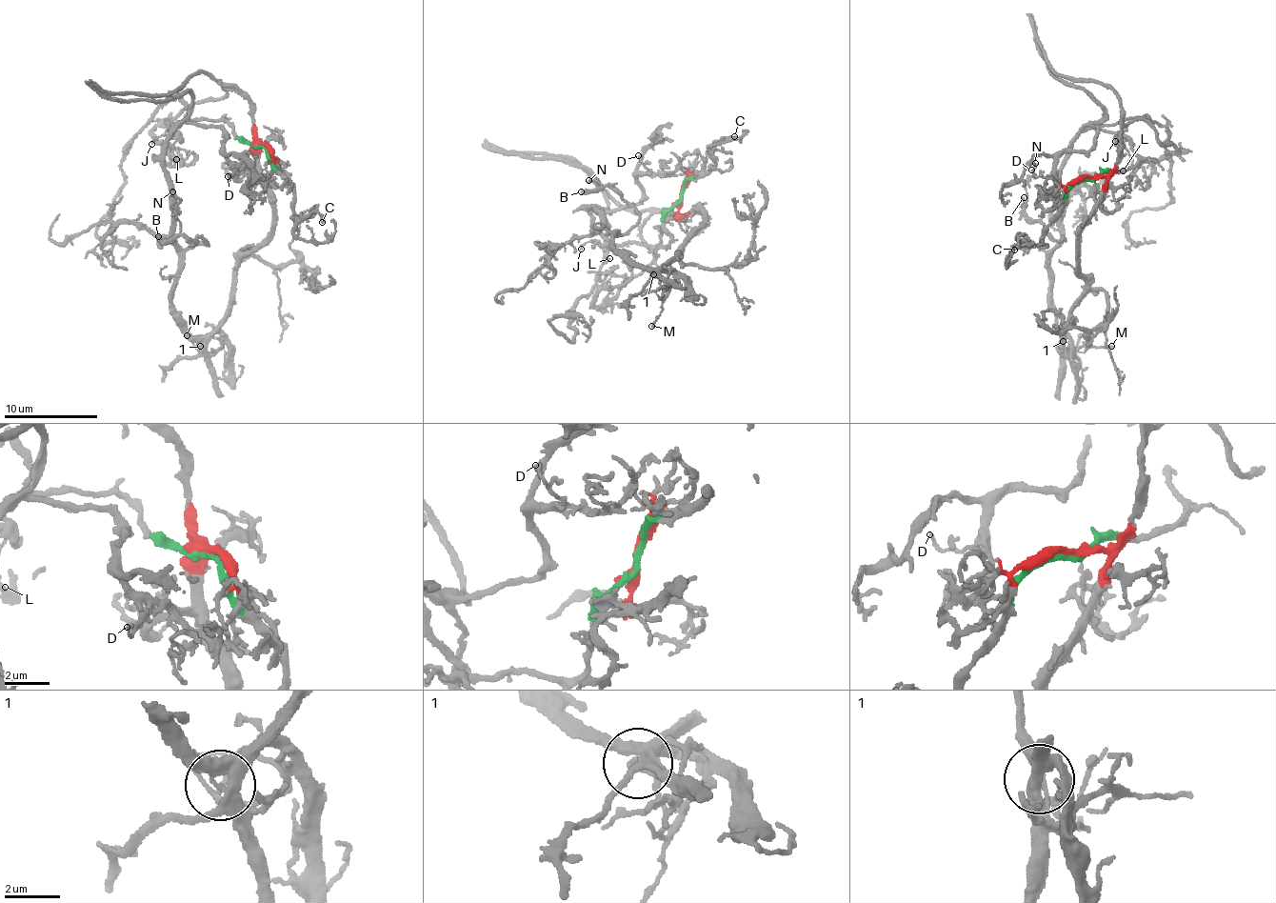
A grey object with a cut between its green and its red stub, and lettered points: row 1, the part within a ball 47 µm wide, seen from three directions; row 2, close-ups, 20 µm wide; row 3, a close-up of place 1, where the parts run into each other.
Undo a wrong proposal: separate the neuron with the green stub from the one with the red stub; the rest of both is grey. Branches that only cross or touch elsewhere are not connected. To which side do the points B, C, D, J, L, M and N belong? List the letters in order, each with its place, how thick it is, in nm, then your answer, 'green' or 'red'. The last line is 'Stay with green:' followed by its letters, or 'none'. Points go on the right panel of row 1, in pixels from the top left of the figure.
B: at (1024, 197); 240 nm thick; green
C: at (1014, 250); 200 nm thick; green
D: at (1031, 170); 150 nm thick; green
J: at (1115, 141); 140 nm thick; green
L: at (1123, 170); 180 nm thick; green
M: at (1111, 346); 150 nm thick; green
N: at (1035, 163); 200 nm thick; green
Stay with green: B, C, D, J, L, M, N

